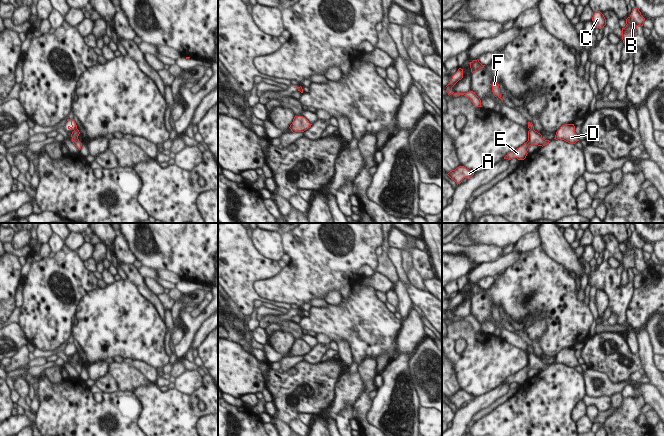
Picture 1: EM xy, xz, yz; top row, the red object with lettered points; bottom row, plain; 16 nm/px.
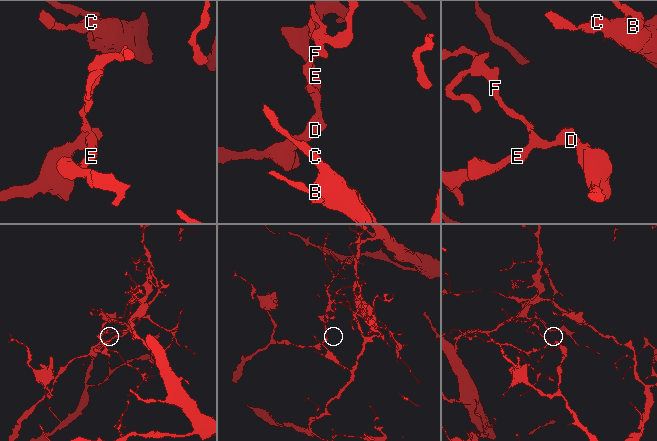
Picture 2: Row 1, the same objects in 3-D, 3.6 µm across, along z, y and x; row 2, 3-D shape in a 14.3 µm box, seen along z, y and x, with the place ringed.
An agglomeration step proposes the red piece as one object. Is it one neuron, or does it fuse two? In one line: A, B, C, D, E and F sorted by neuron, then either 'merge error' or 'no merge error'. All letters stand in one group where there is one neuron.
groups A B C D E / F; merge error

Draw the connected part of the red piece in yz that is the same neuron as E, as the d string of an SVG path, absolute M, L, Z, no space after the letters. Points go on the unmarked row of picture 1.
M534 353L528 355L528 365L514 375L511 375L504 383L511 384L517 382L518 384L524 384L527 380L527 375L531 369L545 370L549 368L549 364L545 364L540 357Z

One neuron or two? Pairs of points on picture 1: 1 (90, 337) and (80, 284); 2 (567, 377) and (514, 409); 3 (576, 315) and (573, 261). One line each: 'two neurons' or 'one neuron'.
1: two neurons
2: one neuron
3: two neurons

